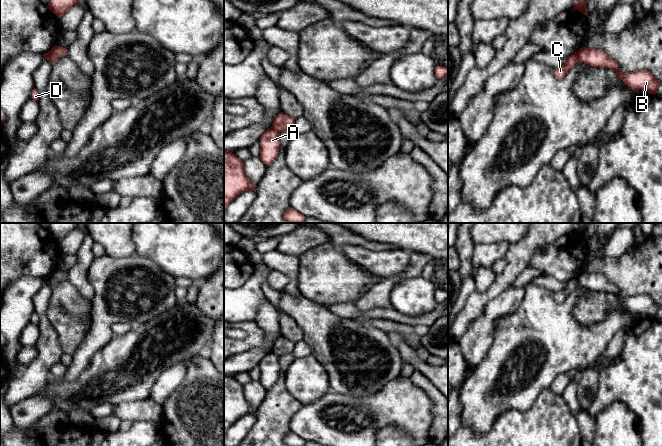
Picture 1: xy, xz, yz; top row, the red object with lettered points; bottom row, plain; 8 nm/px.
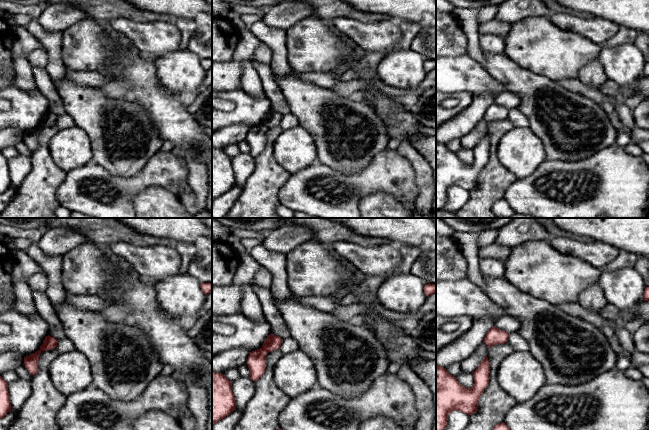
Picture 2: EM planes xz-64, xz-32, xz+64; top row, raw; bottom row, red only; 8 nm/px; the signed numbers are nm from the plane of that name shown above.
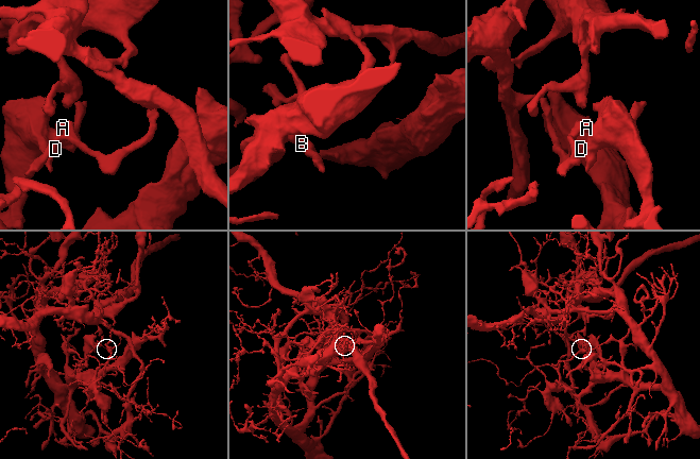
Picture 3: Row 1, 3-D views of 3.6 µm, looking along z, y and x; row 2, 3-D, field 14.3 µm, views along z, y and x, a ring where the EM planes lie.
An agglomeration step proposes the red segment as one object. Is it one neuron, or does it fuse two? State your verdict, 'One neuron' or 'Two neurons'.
Two neurons

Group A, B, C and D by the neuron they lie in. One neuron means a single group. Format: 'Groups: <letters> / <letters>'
Groups: A B / C D

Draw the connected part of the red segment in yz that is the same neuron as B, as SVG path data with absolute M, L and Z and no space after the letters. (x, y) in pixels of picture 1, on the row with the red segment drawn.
M582 47L578 51L579 62L597 68L606 68L615 72L618 77L631 90L643 89L648 94L657 93L660 82L648 70L623 73L617 63L611 59L602 49L591 49Z

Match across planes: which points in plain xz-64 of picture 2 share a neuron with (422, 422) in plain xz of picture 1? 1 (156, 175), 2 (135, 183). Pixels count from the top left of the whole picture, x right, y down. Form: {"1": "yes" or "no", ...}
{"1": "yes", "2": "yes"}

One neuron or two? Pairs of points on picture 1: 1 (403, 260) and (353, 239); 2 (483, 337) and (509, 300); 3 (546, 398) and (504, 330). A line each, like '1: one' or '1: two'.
1: two
2: one
3: two

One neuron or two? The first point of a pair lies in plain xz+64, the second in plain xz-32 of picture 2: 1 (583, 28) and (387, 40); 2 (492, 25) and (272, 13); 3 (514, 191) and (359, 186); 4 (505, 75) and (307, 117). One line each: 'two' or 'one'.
1: one
2: two
3: one
4: one

